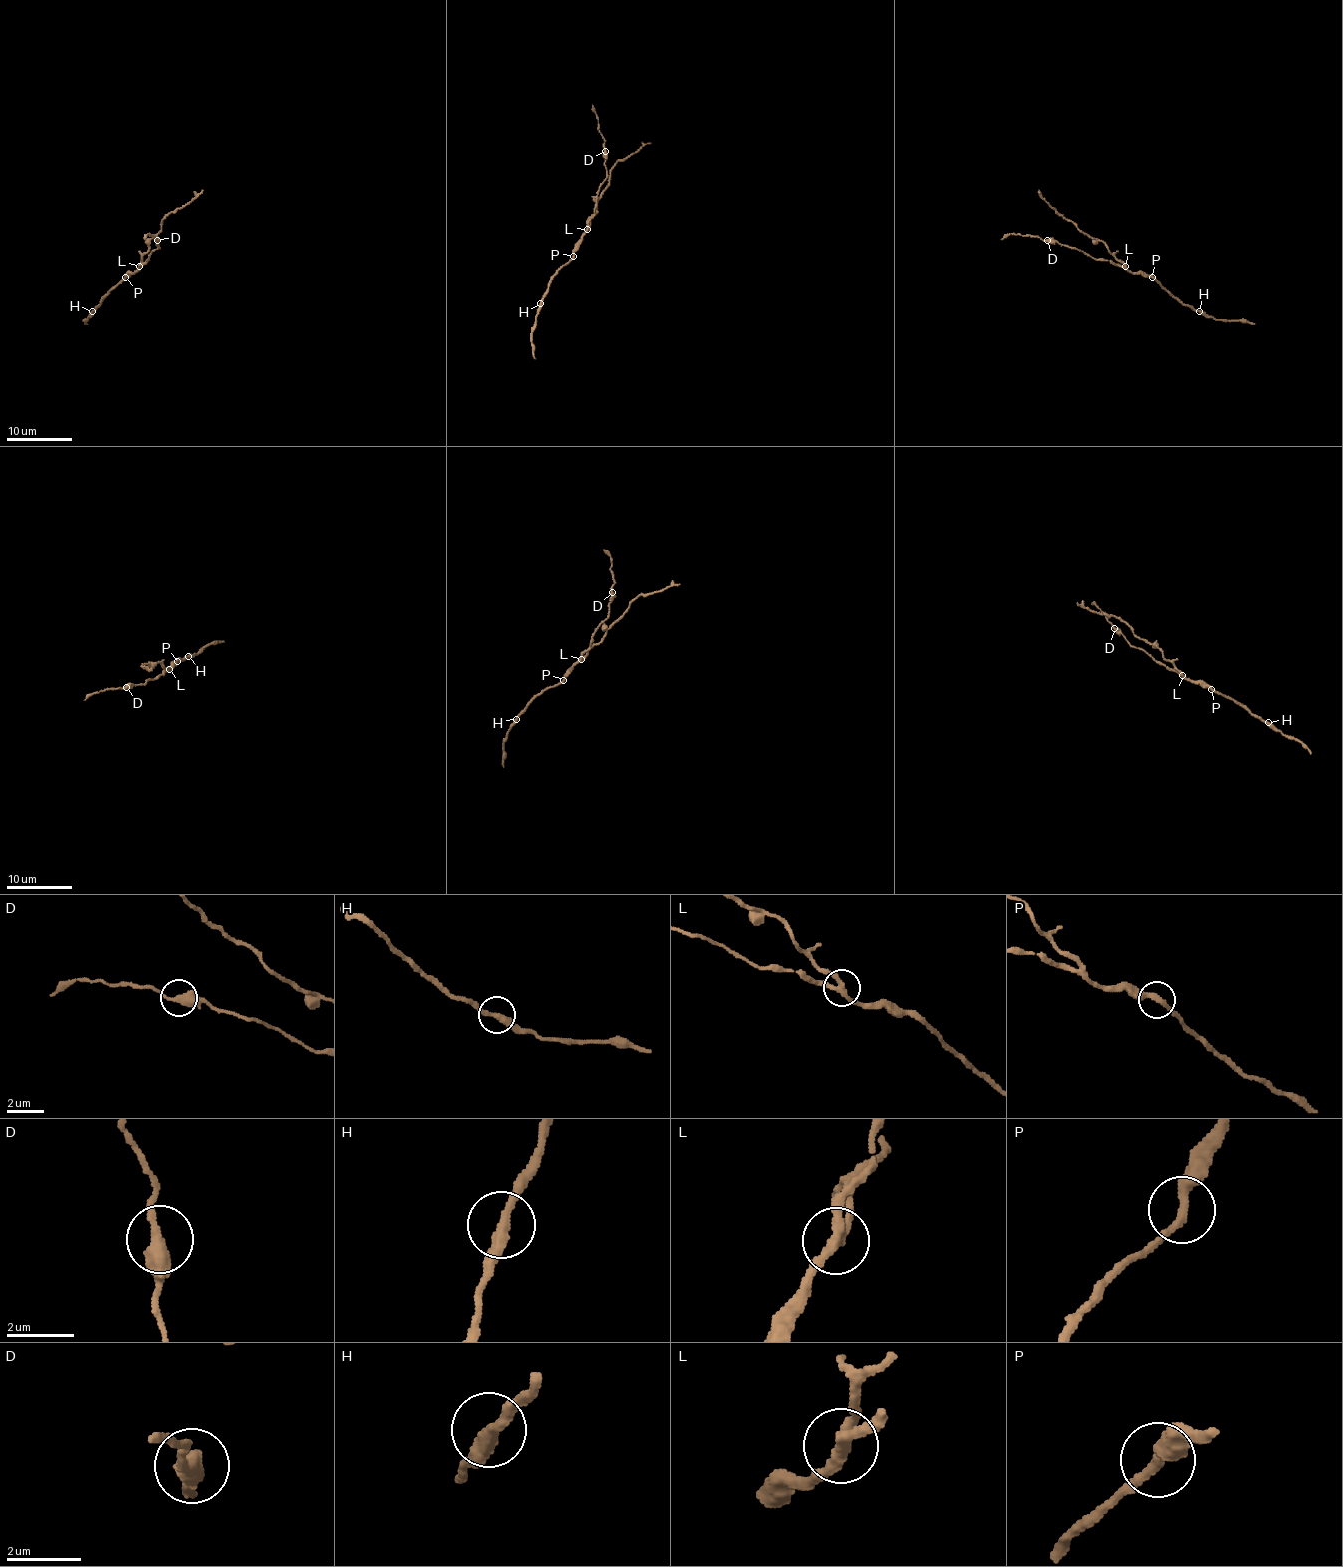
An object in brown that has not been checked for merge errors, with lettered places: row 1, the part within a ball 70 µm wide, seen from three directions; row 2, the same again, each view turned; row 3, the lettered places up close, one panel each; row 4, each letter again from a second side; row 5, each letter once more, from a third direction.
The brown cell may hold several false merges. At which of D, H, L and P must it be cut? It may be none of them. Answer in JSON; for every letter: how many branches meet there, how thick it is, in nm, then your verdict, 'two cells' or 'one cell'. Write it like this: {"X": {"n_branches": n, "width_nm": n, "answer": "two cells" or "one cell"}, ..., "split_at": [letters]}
{"D": {"n_branches": 3, "width_nm": 340, "answer": "one cell"}, "H": {"n_branches": 2, "width_nm": 320, "answer": "one cell"}, "L": {"n_branches": 3, "width_nm": 280, "answer": "two cells"}, "P": {"n_branches": 2, "width_nm": 280, "answer": "one cell"}, "split_at": ["L"]}

